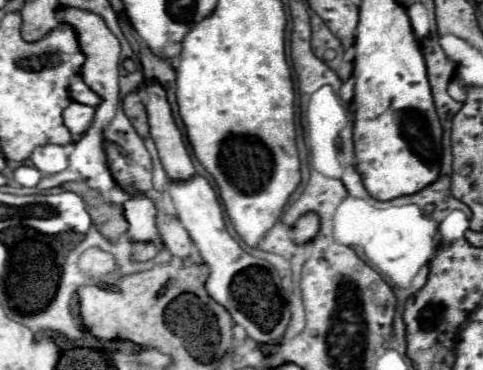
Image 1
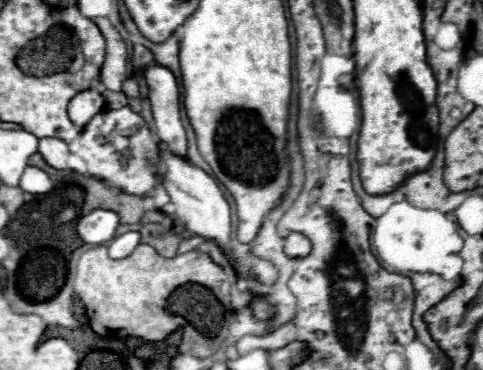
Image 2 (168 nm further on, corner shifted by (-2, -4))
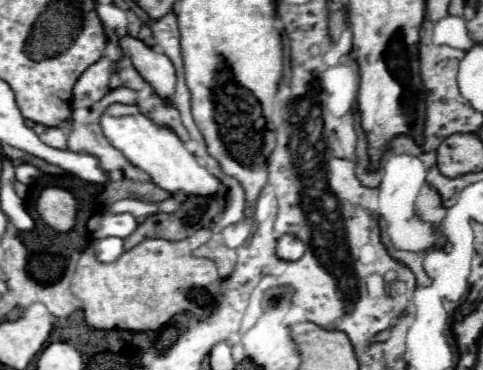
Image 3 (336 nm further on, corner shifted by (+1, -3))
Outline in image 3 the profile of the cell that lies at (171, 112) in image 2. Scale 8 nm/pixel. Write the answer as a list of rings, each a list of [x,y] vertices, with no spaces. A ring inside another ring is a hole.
[[[125,35],[119,39],[119,47],[125,57],[133,61],[133,67],[145,81],[151,83],[153,91],[161,97],[173,97],[175,93],[175,67],[165,53],[147,47],[141,39]]]

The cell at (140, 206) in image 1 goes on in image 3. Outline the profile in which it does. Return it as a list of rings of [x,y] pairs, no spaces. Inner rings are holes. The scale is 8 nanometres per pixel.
[[[103,237],[103,239],[95,239],[91,243],[93,255],[101,261],[101,263],[113,263],[119,259],[119,255],[123,253],[123,239],[119,237]]]

